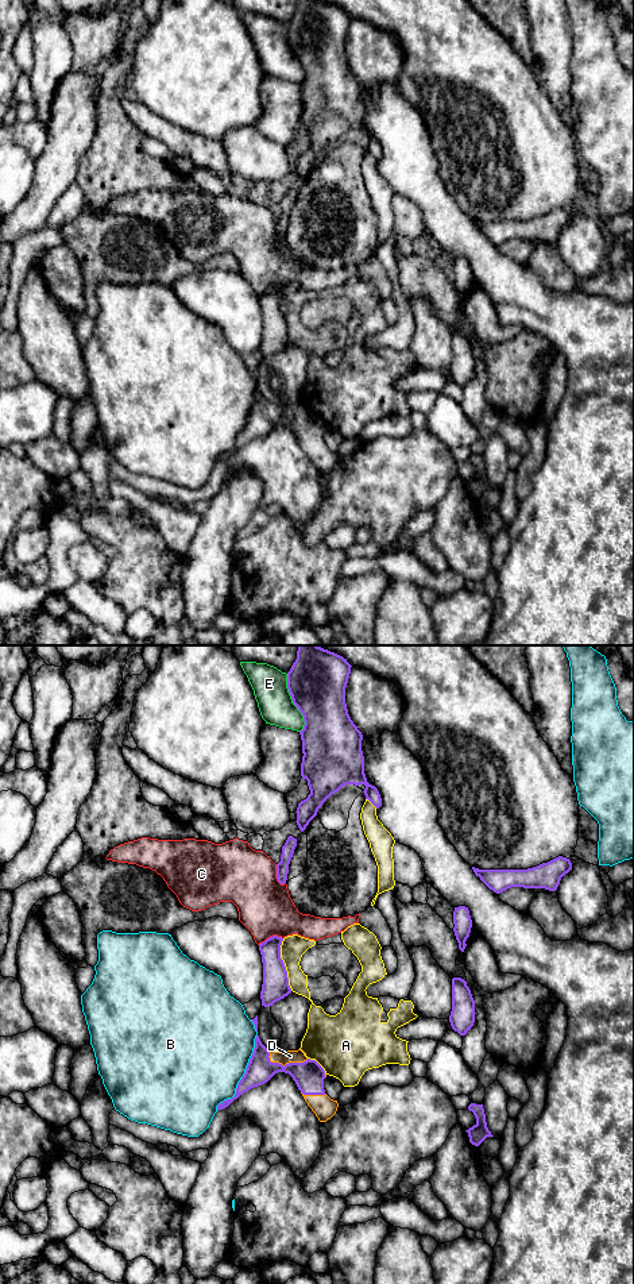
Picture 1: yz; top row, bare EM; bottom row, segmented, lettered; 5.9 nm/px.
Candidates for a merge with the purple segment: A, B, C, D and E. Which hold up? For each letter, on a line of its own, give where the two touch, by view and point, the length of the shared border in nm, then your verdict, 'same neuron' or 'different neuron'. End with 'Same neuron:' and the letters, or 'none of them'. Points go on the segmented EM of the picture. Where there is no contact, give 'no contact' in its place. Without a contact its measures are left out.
A: yz (283, 964) | 320 nm | different neuron
B: yz (244, 1075) | 500 nm | different neuron
C: yz (277, 875) | 140 nm | different neuron
D: yz (287, 1064) | 240 nm | same neuron
E: yz (293, 702) | 360 nm | different neuron
Same neuron: D

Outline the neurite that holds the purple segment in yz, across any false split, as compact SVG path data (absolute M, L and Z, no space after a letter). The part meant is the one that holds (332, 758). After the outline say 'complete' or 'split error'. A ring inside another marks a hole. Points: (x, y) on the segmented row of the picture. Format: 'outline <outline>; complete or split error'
outline M299 645L297 659L287 672L287 689L293 703L304 716L301 776L308 780L310 794L297 807L297 825L301 832L317 815L322 803L347 784L364 784L364 795L376 809L382 806L378 788L367 782L364 756L362 751L363 734L348 714L345 687L351 674L351 664L343 656L318 645Z; complete

